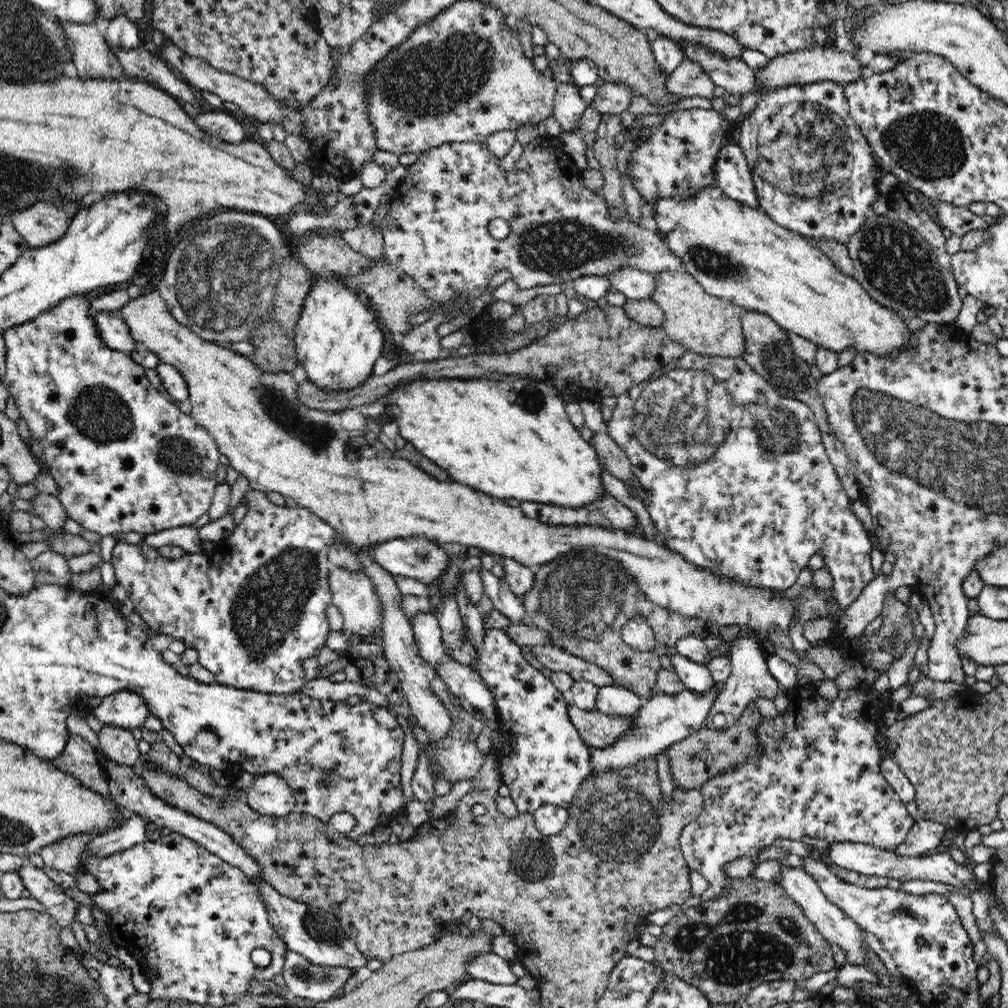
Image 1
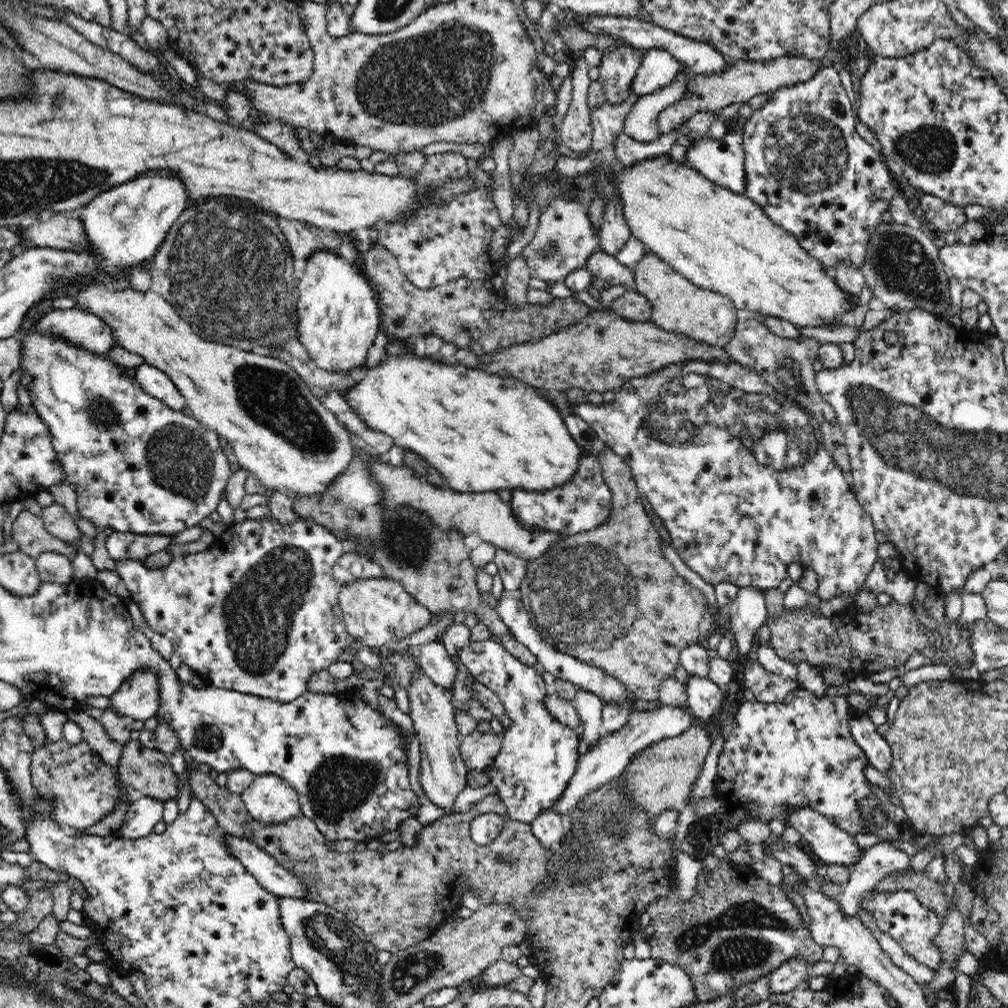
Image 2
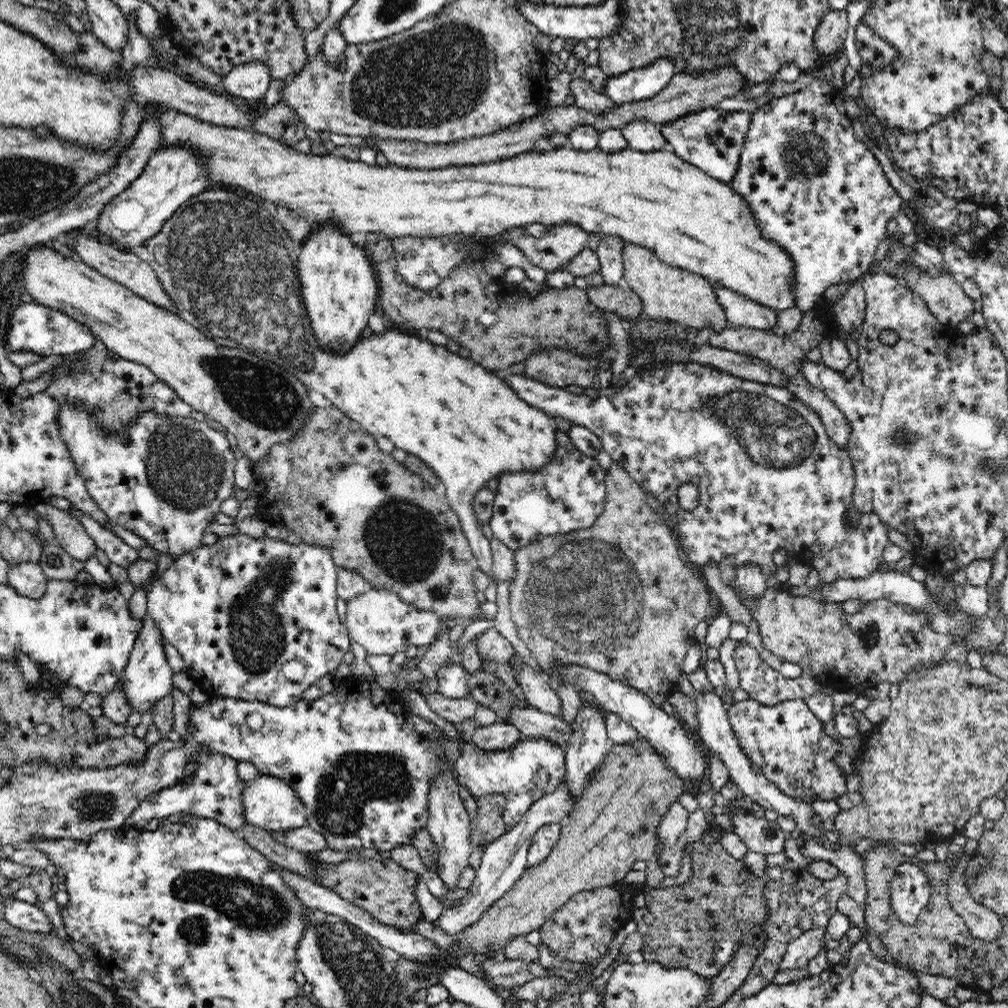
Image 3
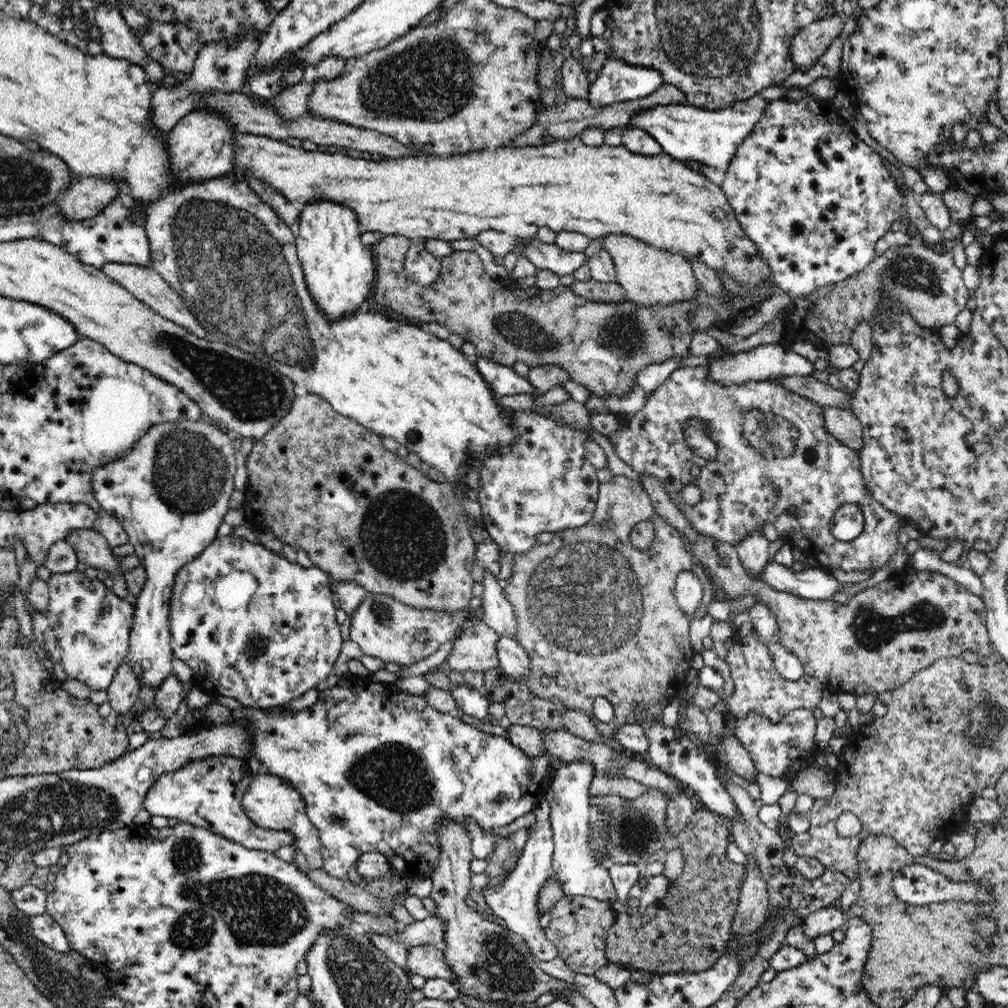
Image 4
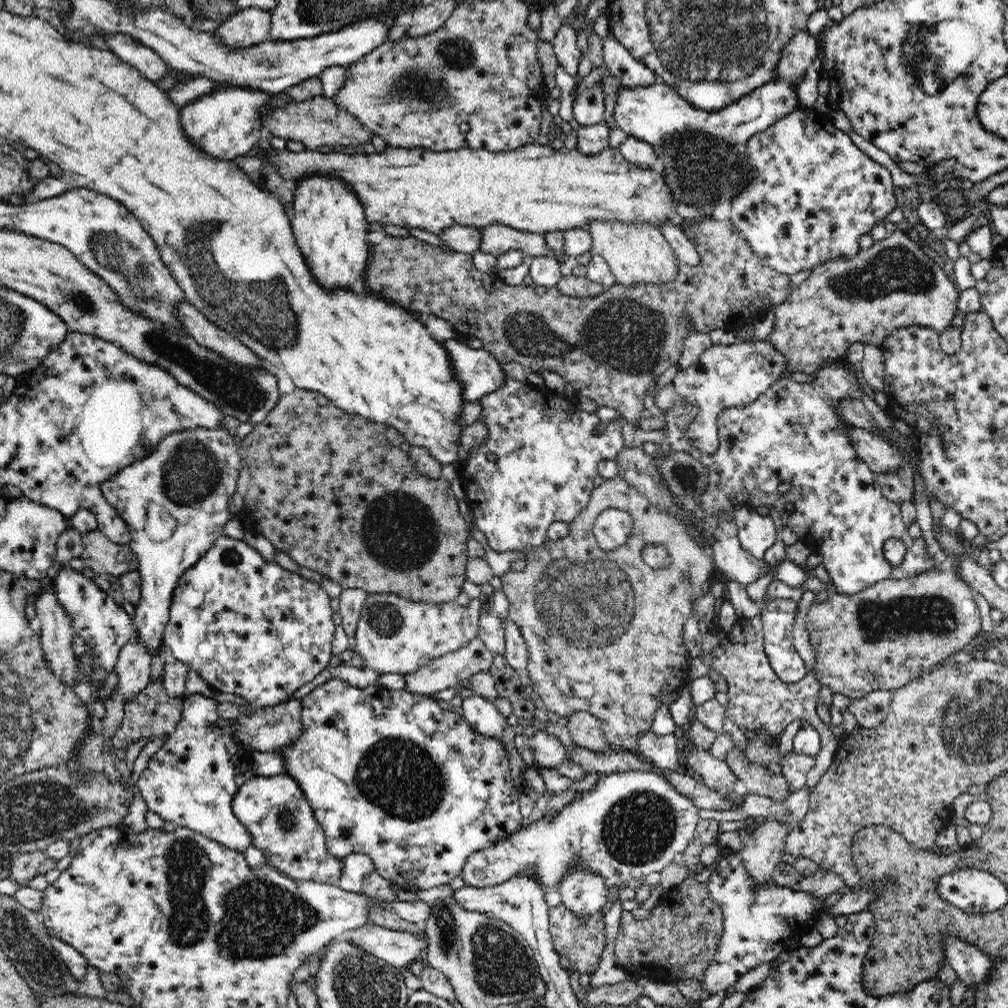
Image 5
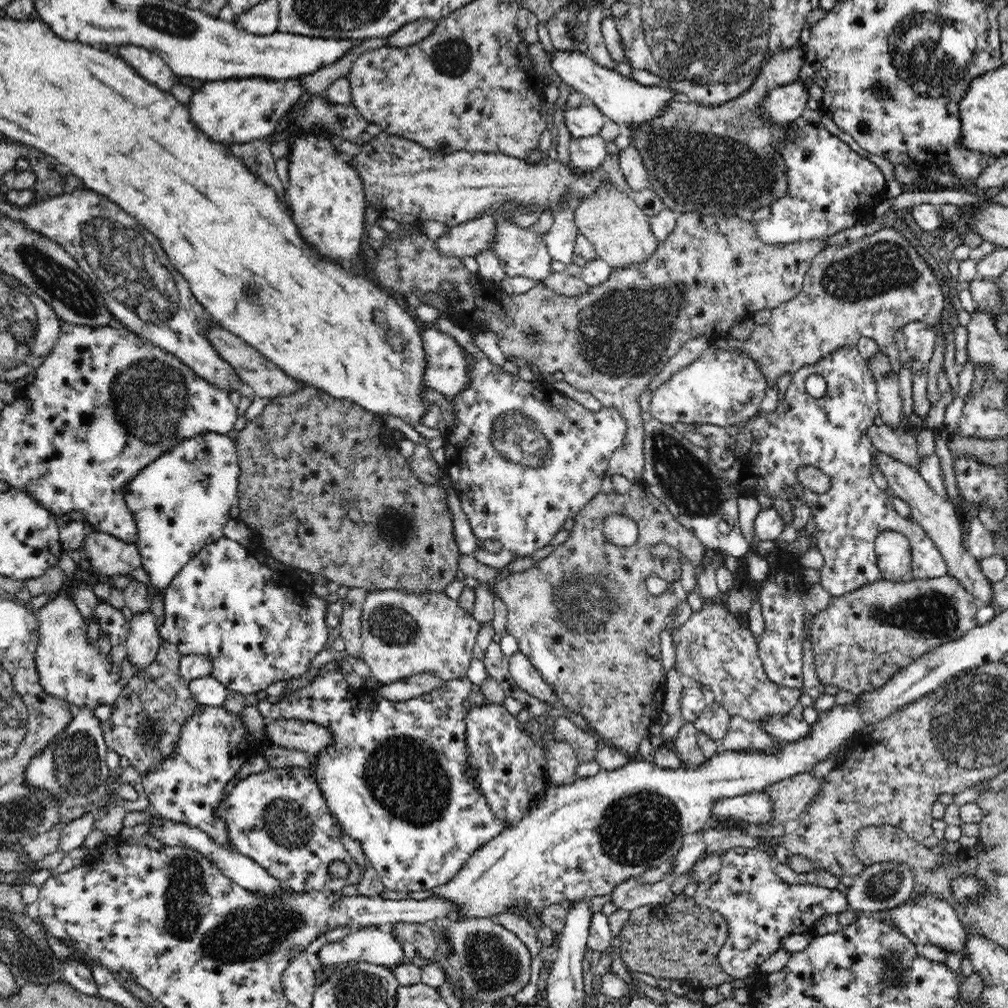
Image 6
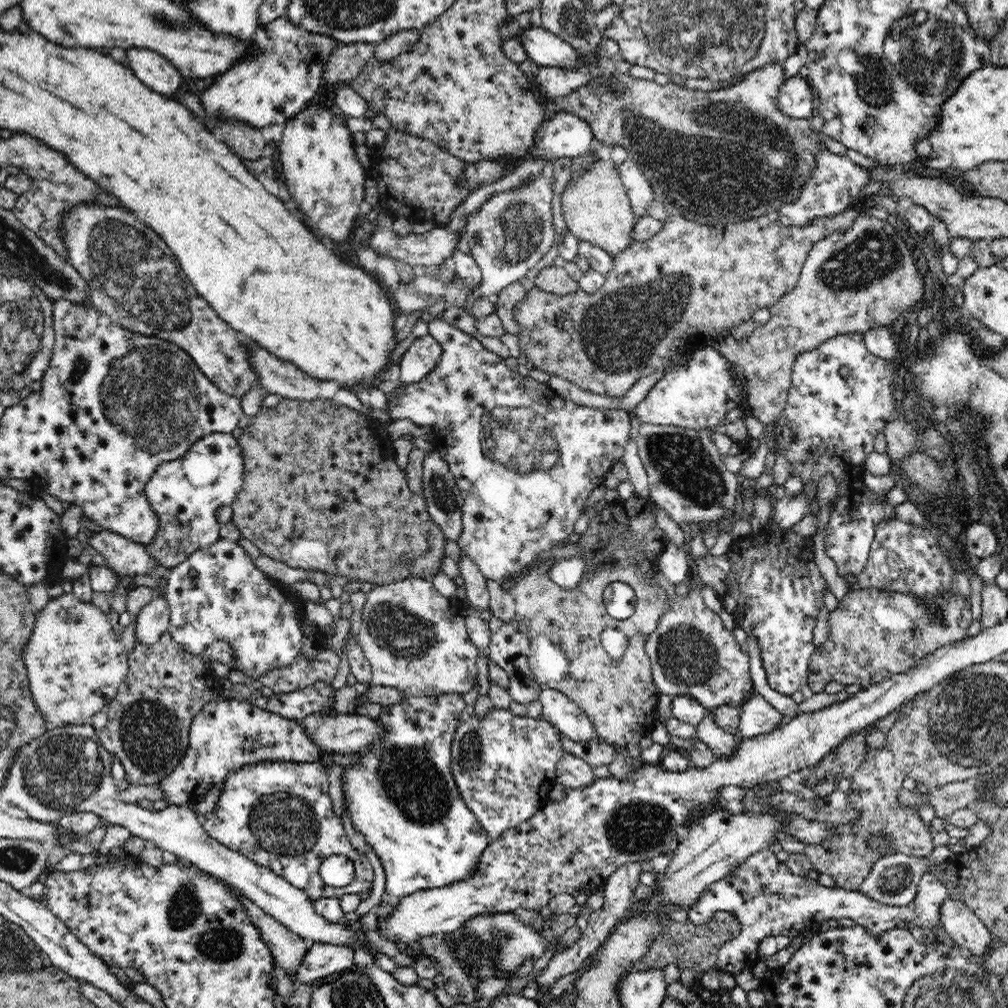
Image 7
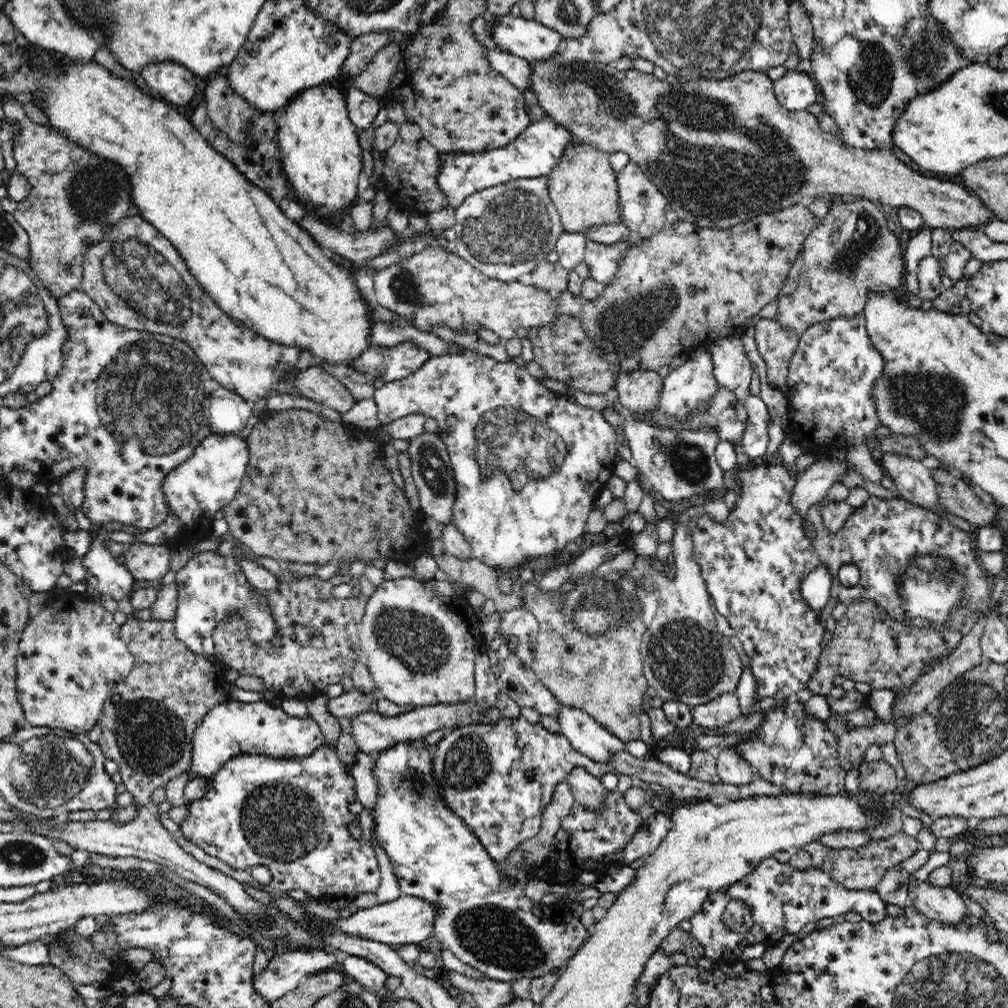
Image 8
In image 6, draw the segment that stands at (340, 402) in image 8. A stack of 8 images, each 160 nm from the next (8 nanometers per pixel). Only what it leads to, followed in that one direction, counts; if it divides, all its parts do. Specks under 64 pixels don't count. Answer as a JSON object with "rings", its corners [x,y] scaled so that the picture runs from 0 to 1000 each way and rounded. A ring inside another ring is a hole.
{"rings":[[[216,321],[206,323],[204,332],[206,332],[204,336],[208,336],[208,340],[214,346],[214,350],[232,364],[234,371],[244,381],[245,387],[253,393],[268,397],[278,392],[291,391],[292,388],[296,388],[301,384],[300,380],[294,379],[294,376],[287,374],[275,361],[264,355],[256,346],[248,343],[237,333],[230,331],[220,323]]]}

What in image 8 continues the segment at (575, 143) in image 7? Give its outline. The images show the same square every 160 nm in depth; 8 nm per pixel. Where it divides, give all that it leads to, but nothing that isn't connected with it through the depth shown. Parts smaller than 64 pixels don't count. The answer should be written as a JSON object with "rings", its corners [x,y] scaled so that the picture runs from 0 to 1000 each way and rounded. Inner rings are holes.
{"rings":[[[542,115],[536,121],[524,124],[519,132],[516,132],[506,143],[495,148],[484,148],[480,152],[437,152],[436,157],[439,158],[438,168],[436,173],[437,189],[442,192],[446,206],[456,204],[460,197],[478,188],[496,185],[511,178],[542,176],[554,165],[562,147],[565,145],[570,137],[562,125],[556,125],[552,119]]]}

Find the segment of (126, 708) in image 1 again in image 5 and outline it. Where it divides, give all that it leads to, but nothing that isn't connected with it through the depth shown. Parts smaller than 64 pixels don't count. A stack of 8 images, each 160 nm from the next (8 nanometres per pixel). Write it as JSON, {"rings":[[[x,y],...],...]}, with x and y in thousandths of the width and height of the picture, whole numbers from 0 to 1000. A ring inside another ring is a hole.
{"rings":[[[195,424],[172,428],[171,431],[163,433],[149,450],[101,478],[100,487],[103,494],[119,509],[130,531],[127,542],[136,553],[136,566],[140,571],[140,595],[134,600],[132,615],[136,621],[136,635],[143,638],[151,653],[156,651],[156,641],[163,637],[168,605],[179,572],[202,553],[212,541],[212,537],[222,531],[223,520],[230,514],[226,501],[230,491],[235,488],[239,460],[240,454],[230,432],[223,426]]]}

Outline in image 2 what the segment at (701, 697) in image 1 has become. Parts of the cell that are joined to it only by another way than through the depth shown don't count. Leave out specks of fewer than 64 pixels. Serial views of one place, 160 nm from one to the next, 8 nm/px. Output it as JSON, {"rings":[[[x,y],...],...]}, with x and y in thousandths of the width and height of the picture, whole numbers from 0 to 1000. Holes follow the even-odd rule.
{"rings":[[[656,698],[651,704],[647,705],[629,705],[623,713],[623,716],[609,727],[598,727],[593,738],[579,749],[574,750],[570,767],[559,786],[559,791],[546,803],[553,806],[557,810],[563,809],[567,806],[577,792],[589,784],[593,784],[595,780],[603,778],[608,773],[615,770],[616,766],[625,758],[625,753],[642,740],[648,739],[650,736],[658,732],[667,732],[677,728],[683,721],[691,719],[688,710],[684,706],[682,700],[661,700]]]}

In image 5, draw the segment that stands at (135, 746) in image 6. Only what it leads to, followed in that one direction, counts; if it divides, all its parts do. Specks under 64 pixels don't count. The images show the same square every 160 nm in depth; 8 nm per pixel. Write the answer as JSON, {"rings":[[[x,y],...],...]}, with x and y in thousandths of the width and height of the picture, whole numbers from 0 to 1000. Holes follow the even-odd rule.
{"rings":[[[159,672],[154,676],[149,676],[143,685],[140,685],[132,693],[124,696],[121,716],[117,724],[110,730],[113,744],[125,742],[139,732],[146,732],[148,735],[155,734],[163,728],[170,729],[173,726],[182,709],[181,694],[183,690],[171,692],[164,687],[165,684],[163,684],[161,672]]]}

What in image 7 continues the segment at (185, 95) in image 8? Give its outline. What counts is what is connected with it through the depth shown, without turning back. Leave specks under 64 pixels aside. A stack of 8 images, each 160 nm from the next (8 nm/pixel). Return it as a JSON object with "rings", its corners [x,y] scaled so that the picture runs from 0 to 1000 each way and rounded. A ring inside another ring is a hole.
{"rings":[[[129,48],[125,52],[128,67],[145,86],[149,86],[157,93],[176,94],[176,89],[181,85],[183,76],[169,61],[145,49]]]}

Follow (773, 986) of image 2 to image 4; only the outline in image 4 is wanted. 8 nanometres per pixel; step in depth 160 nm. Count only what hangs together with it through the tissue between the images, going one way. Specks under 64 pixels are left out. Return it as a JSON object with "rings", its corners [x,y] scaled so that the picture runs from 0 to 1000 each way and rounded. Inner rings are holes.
{"rings":[[[823,898],[799,909],[793,916],[803,934],[807,934],[810,930],[817,930],[818,927],[831,923],[837,915],[842,913],[844,908],[843,903],[837,904],[834,900]]]}

